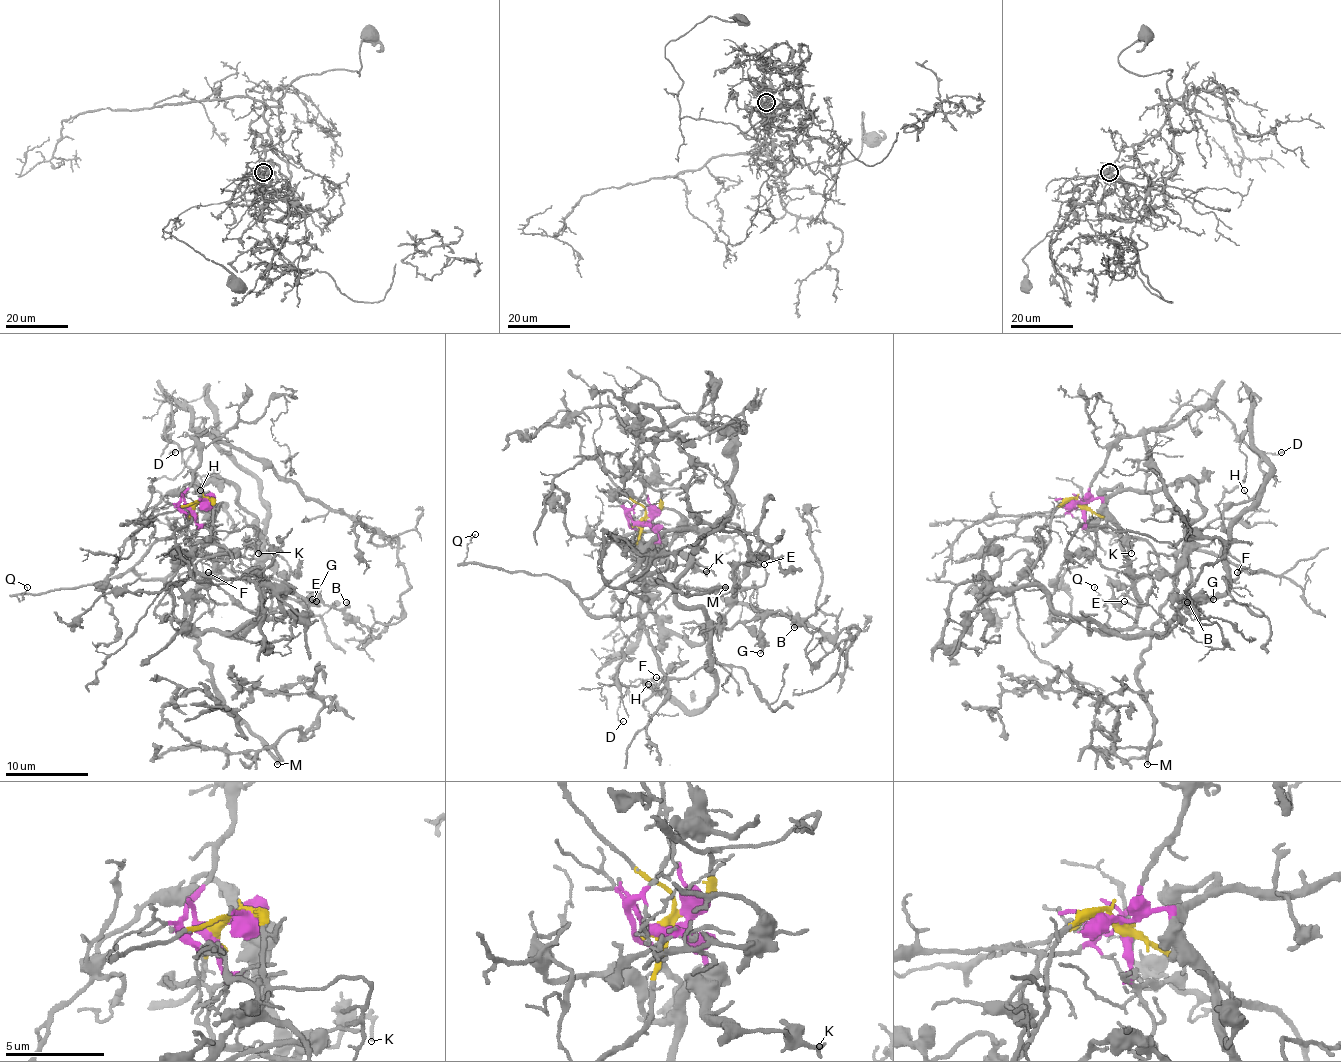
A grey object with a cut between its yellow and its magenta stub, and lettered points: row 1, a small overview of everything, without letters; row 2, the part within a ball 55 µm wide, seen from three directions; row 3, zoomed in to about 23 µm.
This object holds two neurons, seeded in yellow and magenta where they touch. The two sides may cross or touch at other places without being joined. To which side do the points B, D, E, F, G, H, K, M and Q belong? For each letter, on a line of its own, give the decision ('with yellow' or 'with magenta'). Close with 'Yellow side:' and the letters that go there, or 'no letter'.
B: with magenta
D: with magenta
E: with yellow
F: with yellow
G: with magenta
H: with magenta
K: with magenta
M: with yellow
Q: with yellow
Yellow side: E, F, M, Q

